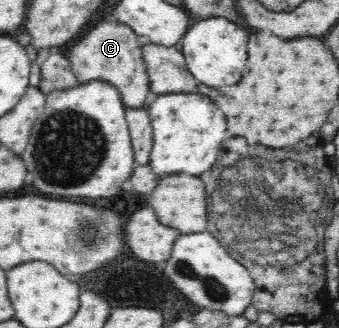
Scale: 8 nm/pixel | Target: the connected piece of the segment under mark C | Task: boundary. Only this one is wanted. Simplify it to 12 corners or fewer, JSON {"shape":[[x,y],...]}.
{"shape":[[96,24],[67,59],[79,83],[110,83],[126,108],[150,81],[138,35]]}

